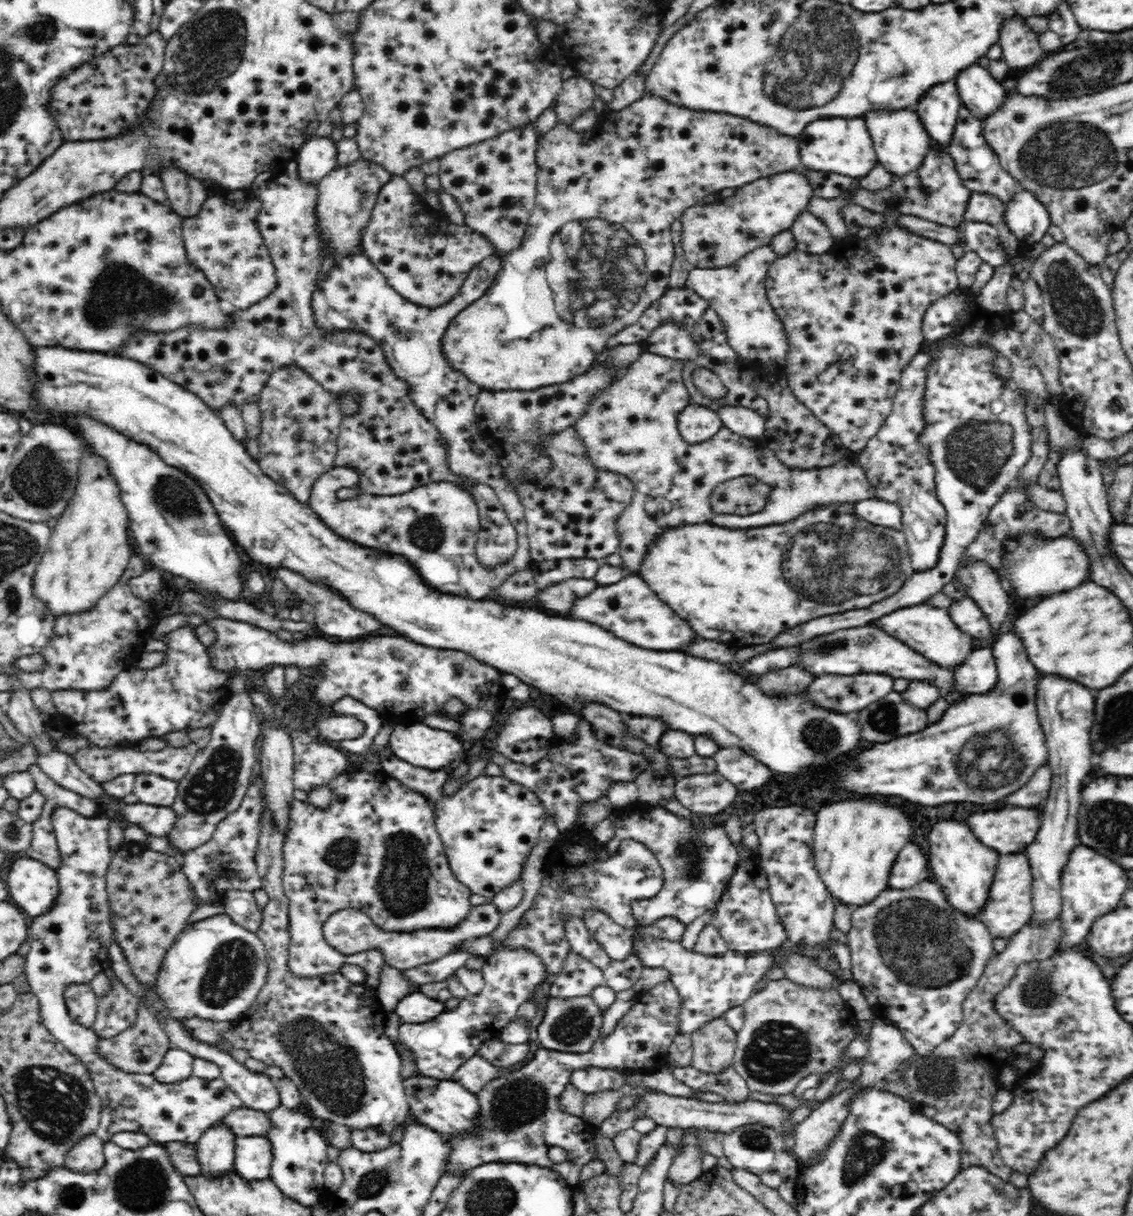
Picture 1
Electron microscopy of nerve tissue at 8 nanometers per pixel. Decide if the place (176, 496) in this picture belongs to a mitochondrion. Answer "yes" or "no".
yes

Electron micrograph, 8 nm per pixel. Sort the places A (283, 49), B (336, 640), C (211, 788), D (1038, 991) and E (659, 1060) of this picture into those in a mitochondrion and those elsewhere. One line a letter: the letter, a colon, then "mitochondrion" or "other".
A: other
B: other
C: mitochondrion
D: mitochondrion
E: other

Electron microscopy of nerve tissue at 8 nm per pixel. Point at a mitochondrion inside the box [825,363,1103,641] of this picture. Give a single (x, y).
(976, 452)

